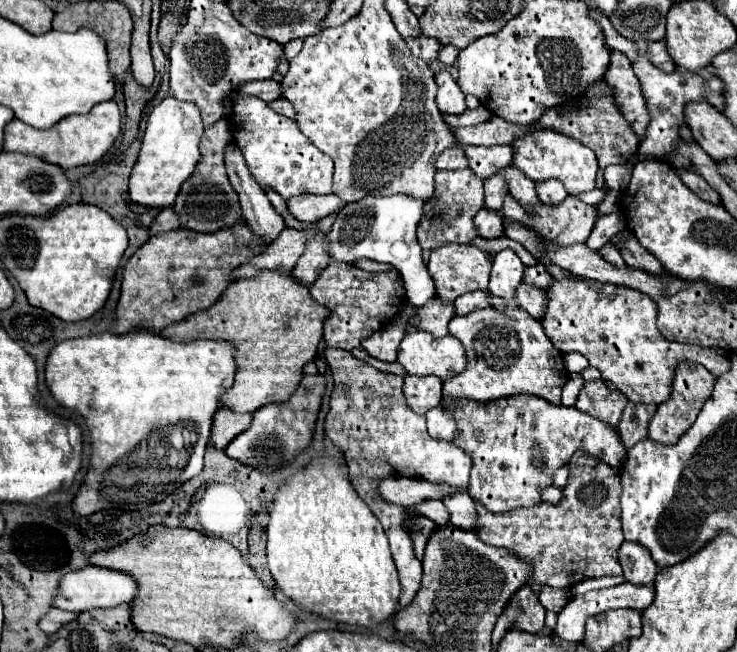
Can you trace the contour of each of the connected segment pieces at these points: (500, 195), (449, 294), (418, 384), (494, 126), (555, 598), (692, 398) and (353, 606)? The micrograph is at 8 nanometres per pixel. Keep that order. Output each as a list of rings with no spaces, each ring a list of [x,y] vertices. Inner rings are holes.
[[[498,175],[484,181],[484,195],[486,195],[486,207],[488,209],[500,211],[506,193],[508,193],[508,185],[504,183],[504,179],[498,179]]]
[[[444,245],[430,255],[430,263],[428,263],[430,277],[434,279],[436,293],[442,301],[454,301],[456,297],[468,291],[478,291],[478,289],[486,291],[490,269],[492,269],[490,257],[474,245],[468,245],[468,247],[466,245]]]
[[[406,375],[402,391],[404,391],[406,405],[414,413],[426,415],[430,409],[440,405],[442,381],[438,377],[414,377],[414,375]]]
[[[492,117],[486,123],[474,125],[474,127],[458,127],[452,129],[458,137],[460,145],[510,145],[514,139],[522,137],[528,129],[508,123],[500,117]]]
[[[542,587],[538,595],[540,603],[544,605],[546,611],[560,613],[566,607],[566,601],[570,601],[570,591],[568,589],[552,589],[552,587]]]
[[[686,361],[686,363],[680,363],[676,367],[676,375],[674,375],[674,383],[672,383],[672,393],[670,393],[670,399],[660,403],[654,417],[650,419],[648,423],[648,439],[656,441],[656,443],[662,443],[662,445],[672,445],[680,439],[680,435],[696,421],[704,401],[712,395],[712,389],[714,389],[714,375],[694,363],[694,361]]]
[[[330,453],[322,455],[320,459],[314,459],[308,467],[300,469],[286,485],[280,487],[280,491],[276,493],[276,501],[274,507],[270,511],[270,521],[268,521],[268,569],[278,585],[278,589],[282,589],[282,593],[298,607],[316,613],[320,617],[332,619],[336,623],[348,623],[348,625],[358,625],[358,627],[368,627],[374,629],[378,627],[382,621],[386,621],[398,607],[398,597],[400,597],[400,585],[398,585],[398,571],[394,565],[394,559],[390,555],[390,547],[388,547],[388,539],[386,533],[380,525],[380,521],[374,517],[374,513],[370,511],[370,507],[358,497],[358,493],[354,491],[352,483],[346,479],[346,467],[338,463],[338,459],[334,459]]]

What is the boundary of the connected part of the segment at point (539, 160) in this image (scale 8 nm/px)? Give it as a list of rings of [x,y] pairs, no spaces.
[[[534,125],[522,139],[512,143],[512,149],[514,149],[514,165],[532,181],[544,181],[552,177],[560,179],[570,195],[580,195],[596,187],[598,159],[594,151],[582,143],[576,143],[576,139],[568,135]]]

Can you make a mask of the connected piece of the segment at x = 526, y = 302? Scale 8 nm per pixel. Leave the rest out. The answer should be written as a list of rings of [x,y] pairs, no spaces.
[[[520,283],[516,289],[516,299],[518,305],[528,311],[534,319],[542,319],[544,309],[546,309],[546,301],[544,301],[544,289]]]

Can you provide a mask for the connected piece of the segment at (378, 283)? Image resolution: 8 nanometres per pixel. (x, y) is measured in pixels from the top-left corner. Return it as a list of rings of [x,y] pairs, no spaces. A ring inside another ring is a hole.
[[[330,263],[312,283],[310,295],[316,303],[326,305],[326,309],[330,311],[324,321],[326,347],[338,347],[346,351],[360,347],[362,339],[366,339],[380,327],[386,327],[394,317],[396,303],[406,301],[400,273],[368,273],[346,263]]]

